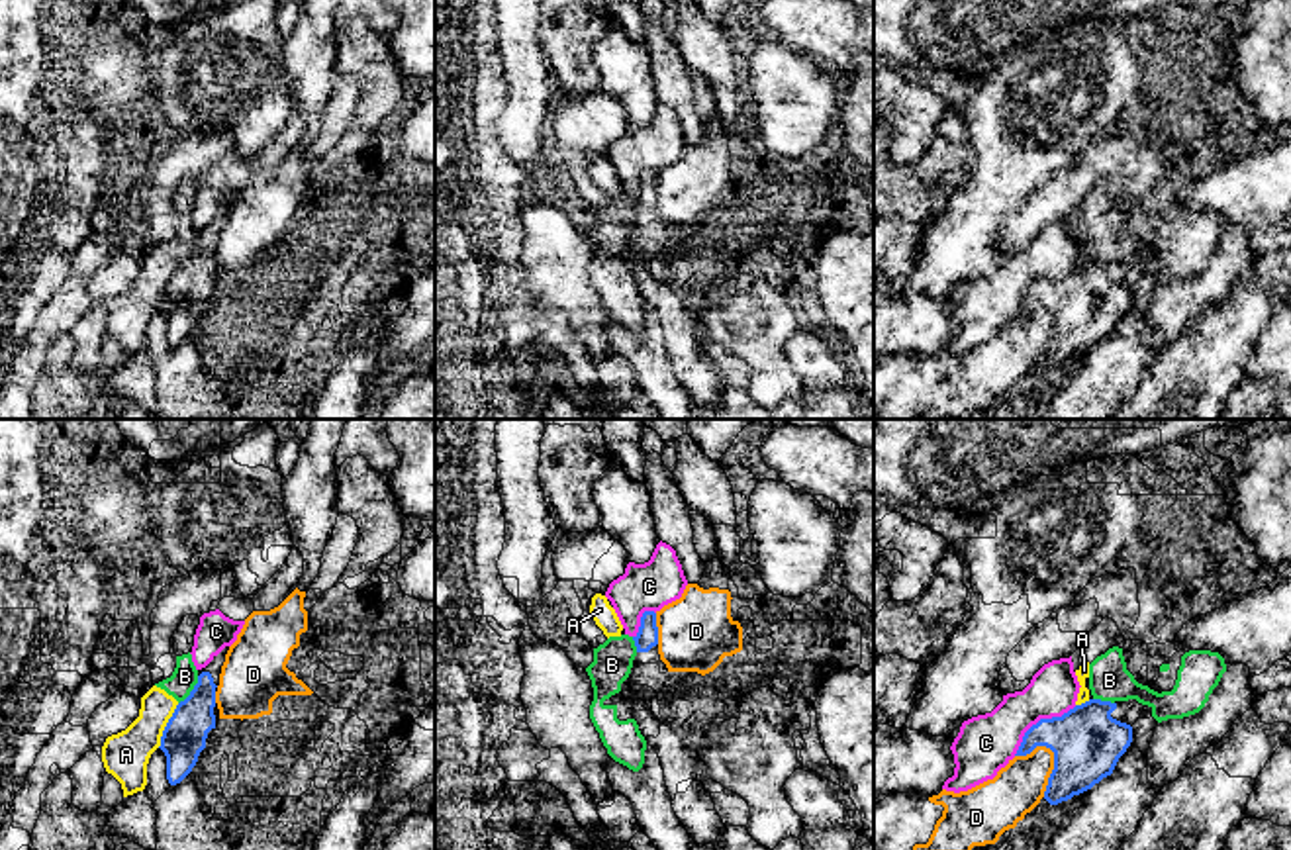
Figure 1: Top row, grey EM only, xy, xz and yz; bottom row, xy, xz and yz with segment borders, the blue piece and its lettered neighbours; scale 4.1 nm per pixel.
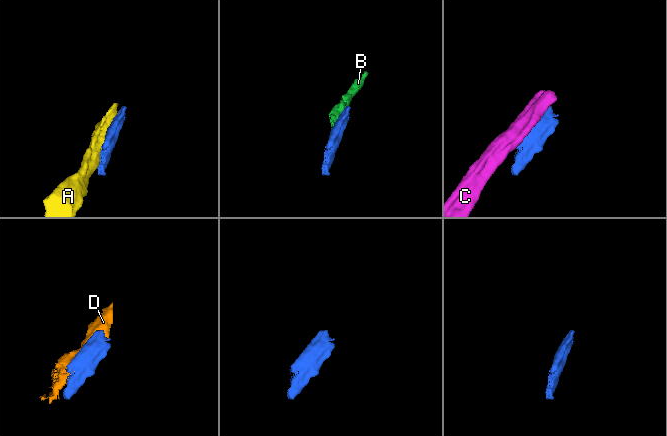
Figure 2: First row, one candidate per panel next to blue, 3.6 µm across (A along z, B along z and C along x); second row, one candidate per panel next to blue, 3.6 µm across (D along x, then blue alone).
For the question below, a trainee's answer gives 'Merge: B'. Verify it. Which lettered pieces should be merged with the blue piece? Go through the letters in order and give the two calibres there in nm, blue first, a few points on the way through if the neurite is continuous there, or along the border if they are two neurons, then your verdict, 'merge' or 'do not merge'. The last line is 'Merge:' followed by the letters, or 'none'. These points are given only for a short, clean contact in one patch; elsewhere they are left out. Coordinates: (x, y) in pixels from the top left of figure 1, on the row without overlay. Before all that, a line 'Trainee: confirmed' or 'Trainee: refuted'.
Trainee: refuted
A: 180 nm thick on the blue side, 190 nm on the other; do not merge
B: 180 nm thick on the blue side, 110 nm on the other; border along xy (198, 237), (198, 243), (179, 265); do not merge
C: 280 nm thick on the blue side, 240 nm on the other; do not merge
D: 280 nm thick on the blue side, 200 nm on the other; do not merge
Merge: none

